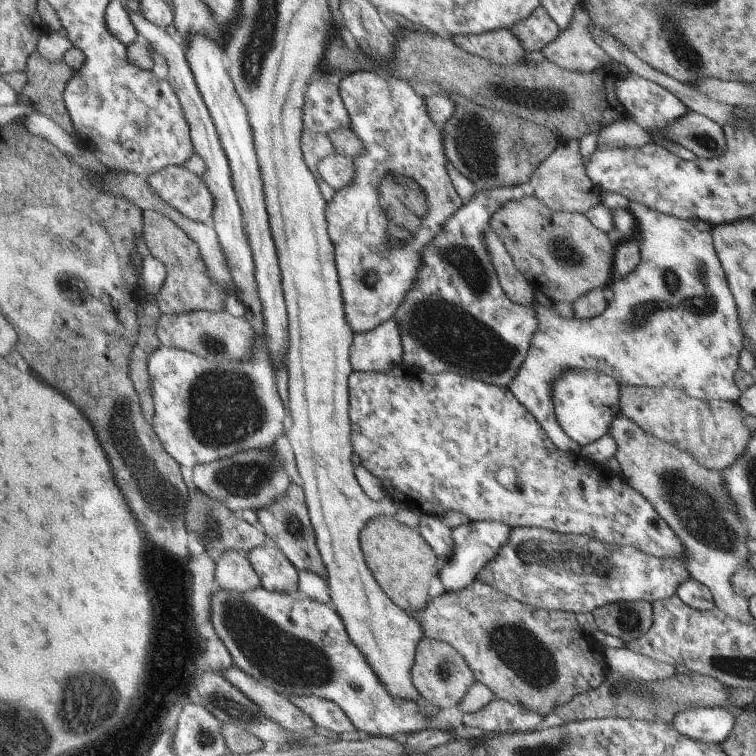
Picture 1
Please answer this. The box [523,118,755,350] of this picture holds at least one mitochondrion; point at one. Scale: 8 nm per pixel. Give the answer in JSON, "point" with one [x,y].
{"point":[675,290]}

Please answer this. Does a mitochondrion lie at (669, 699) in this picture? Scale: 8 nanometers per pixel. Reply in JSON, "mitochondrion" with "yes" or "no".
{"mitochondrion":"yes"}

